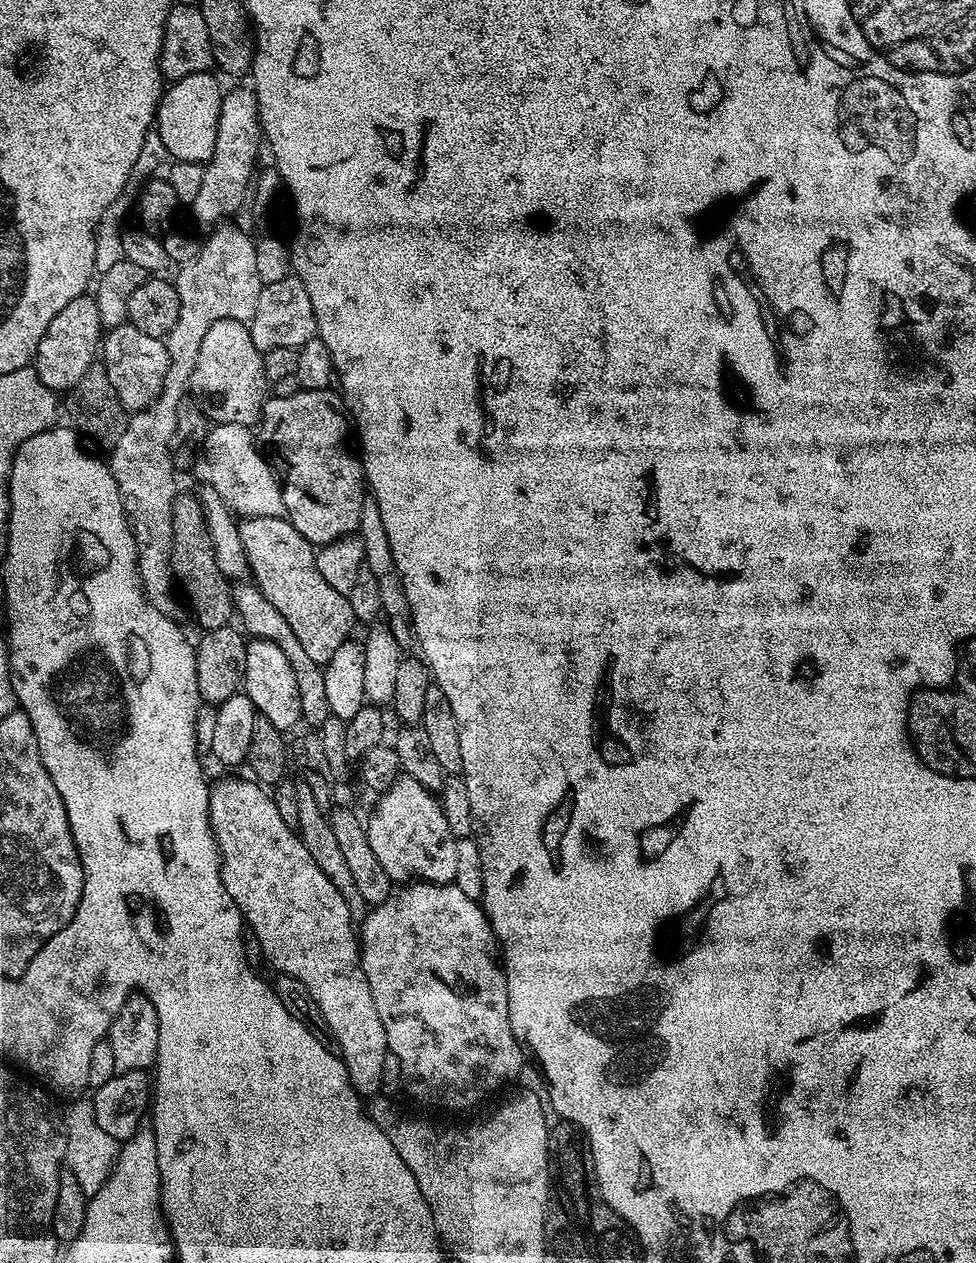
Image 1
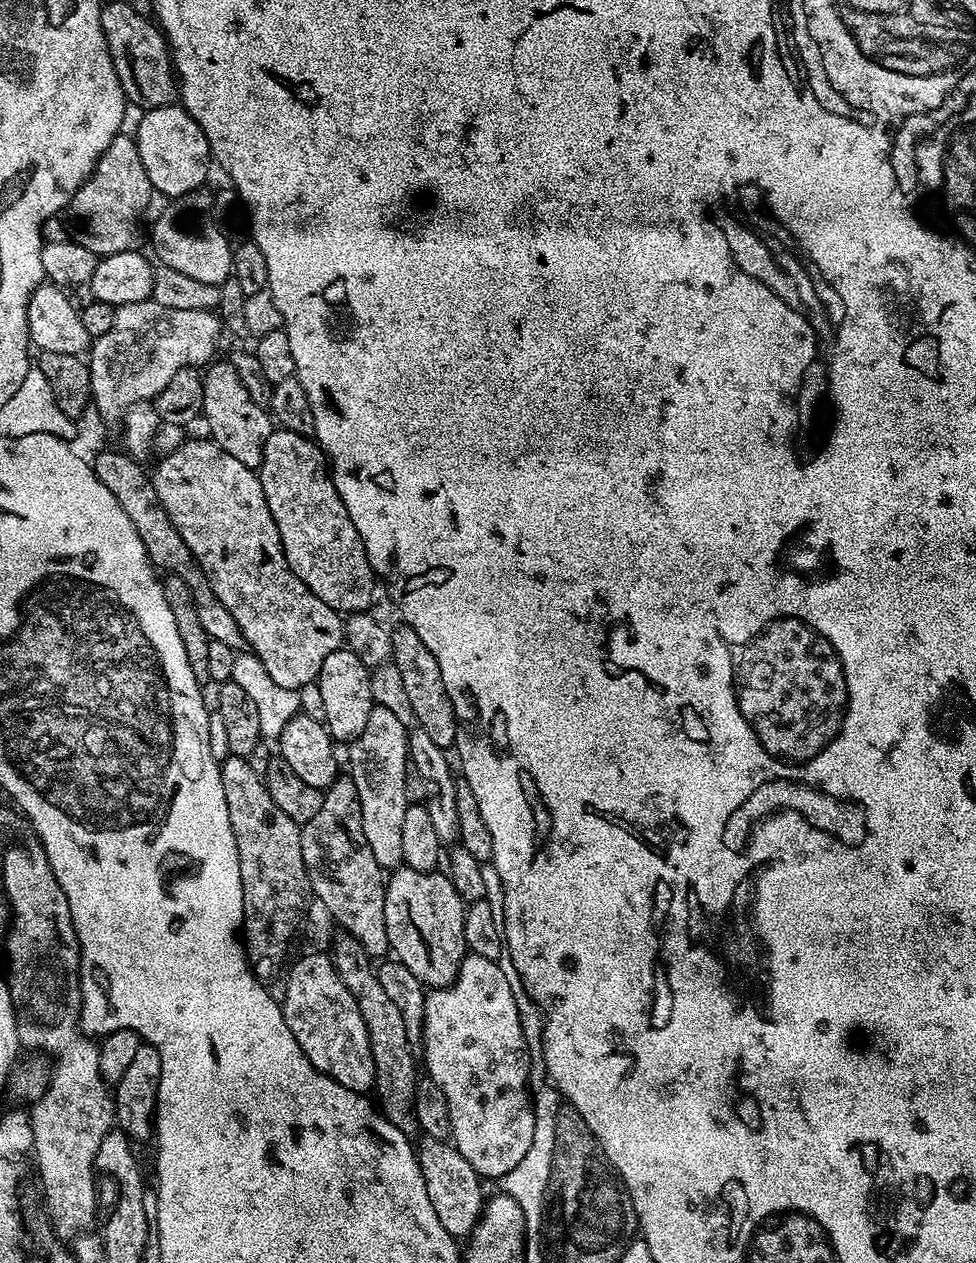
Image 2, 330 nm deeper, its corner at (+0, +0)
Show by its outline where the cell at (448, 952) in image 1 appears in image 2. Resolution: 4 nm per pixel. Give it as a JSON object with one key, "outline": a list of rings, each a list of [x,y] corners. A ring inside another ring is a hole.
{"outline":[[[459,979],[455,986],[446,988],[433,988],[425,995],[424,998],[424,1030],[422,1033],[422,1049],[424,1048],[424,1060],[422,1056],[422,1064],[428,1067],[426,1072],[427,1079],[432,1080],[438,1087],[442,1088],[445,1094],[446,1102],[449,1106],[449,1130],[450,1143],[466,1158],[473,1166],[474,1170],[481,1178],[487,1176],[496,1176],[502,1178],[506,1174],[510,1174],[510,1170],[514,1170],[514,1166],[518,1166],[518,1162],[522,1162],[522,1158],[526,1158],[526,1150],[530,1150],[530,1142],[534,1142],[534,1122],[536,1116],[532,1113],[530,1107],[530,1085],[528,1082],[528,1047],[526,1046],[526,1038],[522,1030],[522,1022],[518,1018],[518,1002],[514,1002],[514,993],[503,983],[488,980],[476,980],[471,984],[470,981]]]}

